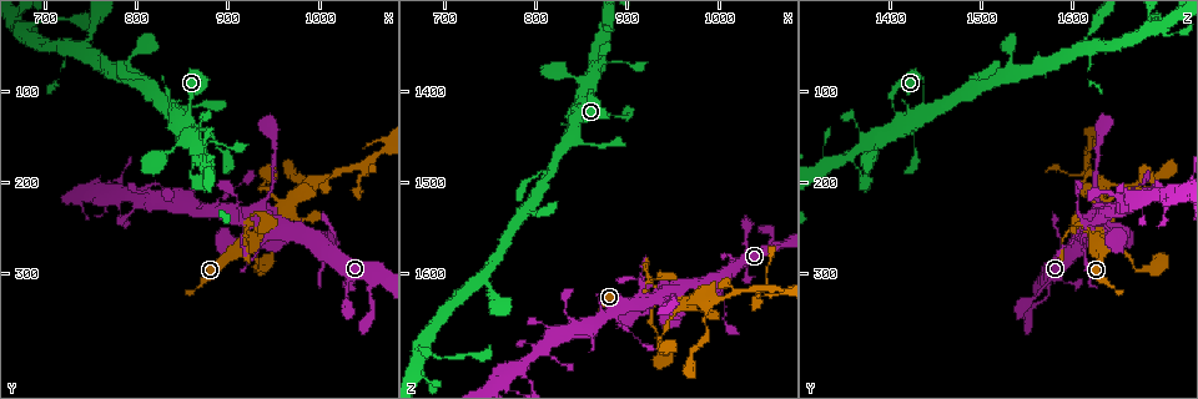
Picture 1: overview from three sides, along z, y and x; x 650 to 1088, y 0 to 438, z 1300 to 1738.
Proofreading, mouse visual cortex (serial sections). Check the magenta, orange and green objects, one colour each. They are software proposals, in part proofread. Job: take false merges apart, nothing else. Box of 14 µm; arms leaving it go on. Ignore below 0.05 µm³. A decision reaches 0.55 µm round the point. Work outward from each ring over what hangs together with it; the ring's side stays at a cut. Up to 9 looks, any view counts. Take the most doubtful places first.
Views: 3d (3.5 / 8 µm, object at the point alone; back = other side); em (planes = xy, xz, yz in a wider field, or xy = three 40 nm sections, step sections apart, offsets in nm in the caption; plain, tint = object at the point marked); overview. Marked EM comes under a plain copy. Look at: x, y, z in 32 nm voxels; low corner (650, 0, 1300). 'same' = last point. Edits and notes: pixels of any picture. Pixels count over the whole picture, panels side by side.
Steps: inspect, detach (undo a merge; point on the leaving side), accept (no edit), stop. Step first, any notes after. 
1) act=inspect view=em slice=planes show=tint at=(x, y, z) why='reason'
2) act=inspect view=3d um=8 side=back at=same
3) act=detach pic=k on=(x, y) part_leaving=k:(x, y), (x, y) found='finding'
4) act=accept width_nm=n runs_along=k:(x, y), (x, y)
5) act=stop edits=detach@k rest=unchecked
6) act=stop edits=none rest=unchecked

act=inspect view=3d um=3.5 at=(930, 235, 1605) why='narrows sharply'

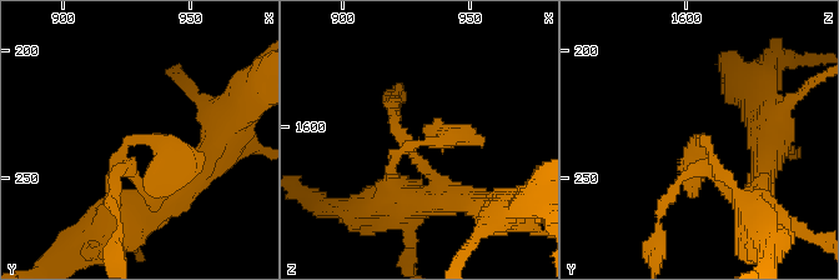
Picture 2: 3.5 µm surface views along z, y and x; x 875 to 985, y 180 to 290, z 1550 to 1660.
act=inspect view=em slice=xy step=3 show=tint at=(931, 235, 1607) why='shape alone is not enough'

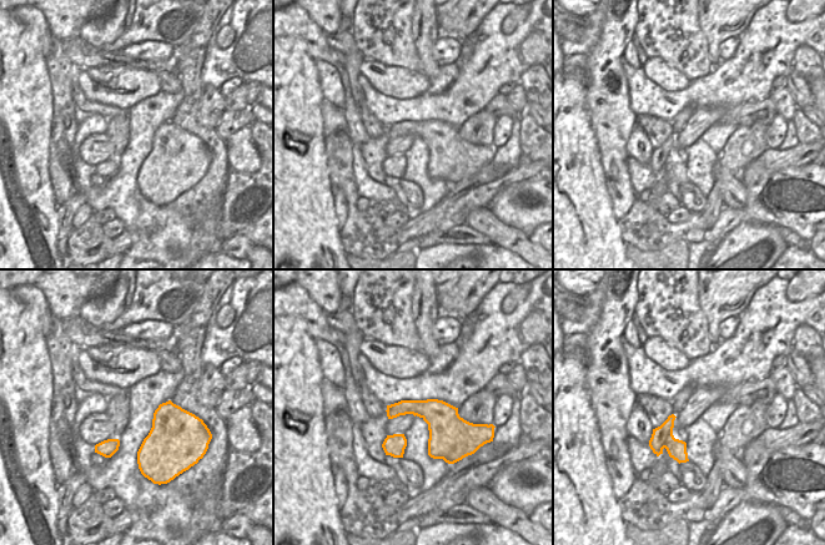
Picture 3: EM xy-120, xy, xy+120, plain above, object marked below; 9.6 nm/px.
act=accept width_nm=280 runs_along=2:(426, 170), (403, 150), (441, 141), (430, 129) found='continuous, no second cell'

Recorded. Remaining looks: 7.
act=inspect view=3d um=3.5 at=(855, 135, 1415) why='thin neck'

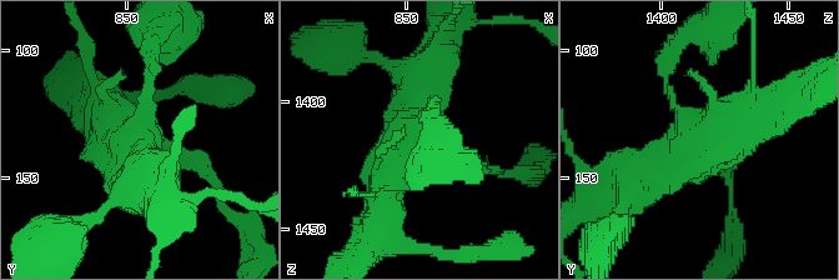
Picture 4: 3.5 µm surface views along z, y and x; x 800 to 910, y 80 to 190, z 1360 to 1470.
act=inspect view=em slice=xy step=5 show=tint at=(854, 133, 1413)

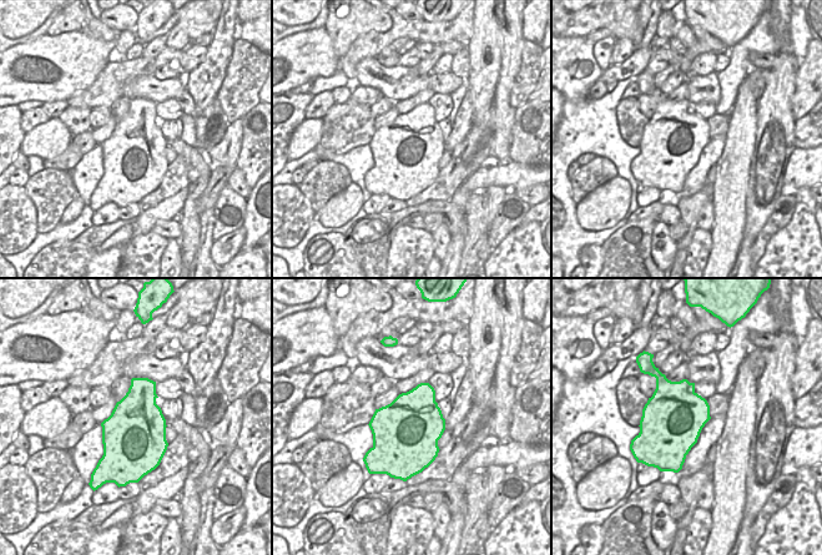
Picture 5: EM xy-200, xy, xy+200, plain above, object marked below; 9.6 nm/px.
act=accept width_nm=650 runs_along=4:(672, 65), (668, 91), (694, 134), (760, 119) found='continuous, no second cell'

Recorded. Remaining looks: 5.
act=inspect view=3d um=8 at=(985, 205, 1630) why='three arms meet'

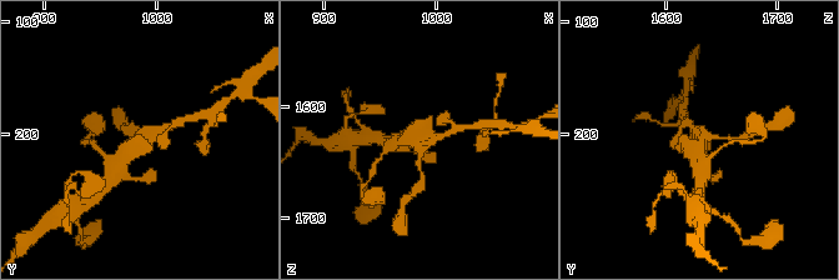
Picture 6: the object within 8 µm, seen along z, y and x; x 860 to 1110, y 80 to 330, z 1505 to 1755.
act=inspect view=em slice=xy step=3 show=tint at=(986, 204, 1632) why='now the EM'

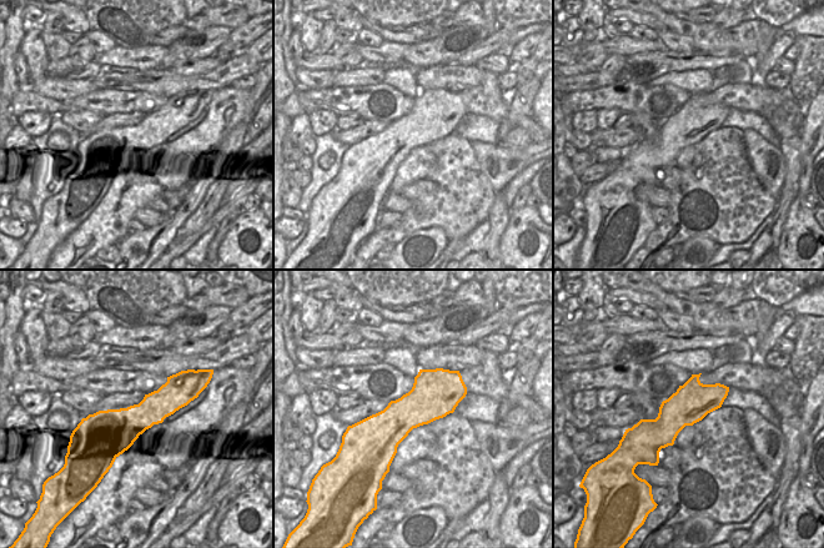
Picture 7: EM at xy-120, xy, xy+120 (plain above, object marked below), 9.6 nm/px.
act=accept runs_along=6:(117, 166), (132, 144), (170, 126) found='all the same cell'

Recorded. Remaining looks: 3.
act=inspect view=3d um=8 at=(1045, 180, 1615) why='arms part here'

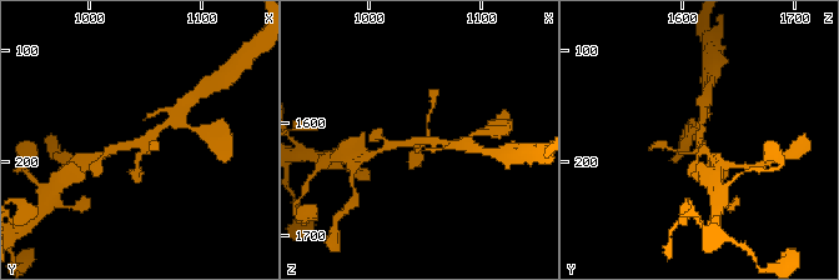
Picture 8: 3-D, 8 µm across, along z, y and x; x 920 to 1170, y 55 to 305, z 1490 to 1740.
act=inspect view=3d um=3.5 at=(1046, 180, 1616)

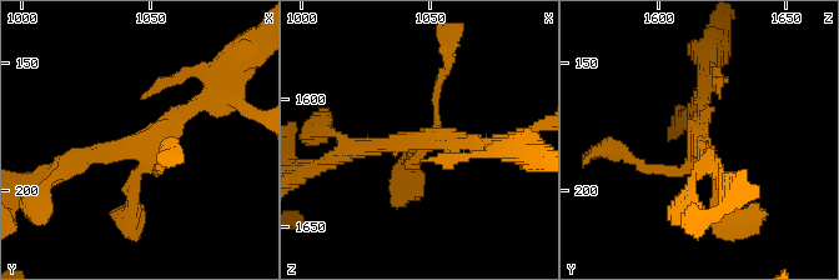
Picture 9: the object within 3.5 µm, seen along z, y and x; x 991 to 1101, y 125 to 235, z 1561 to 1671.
act=accept runs_along=9:(61, 169), (141, 145), (206, 95) found='one cell here'

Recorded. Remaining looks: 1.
act=stop edits=none rest=unchecked

